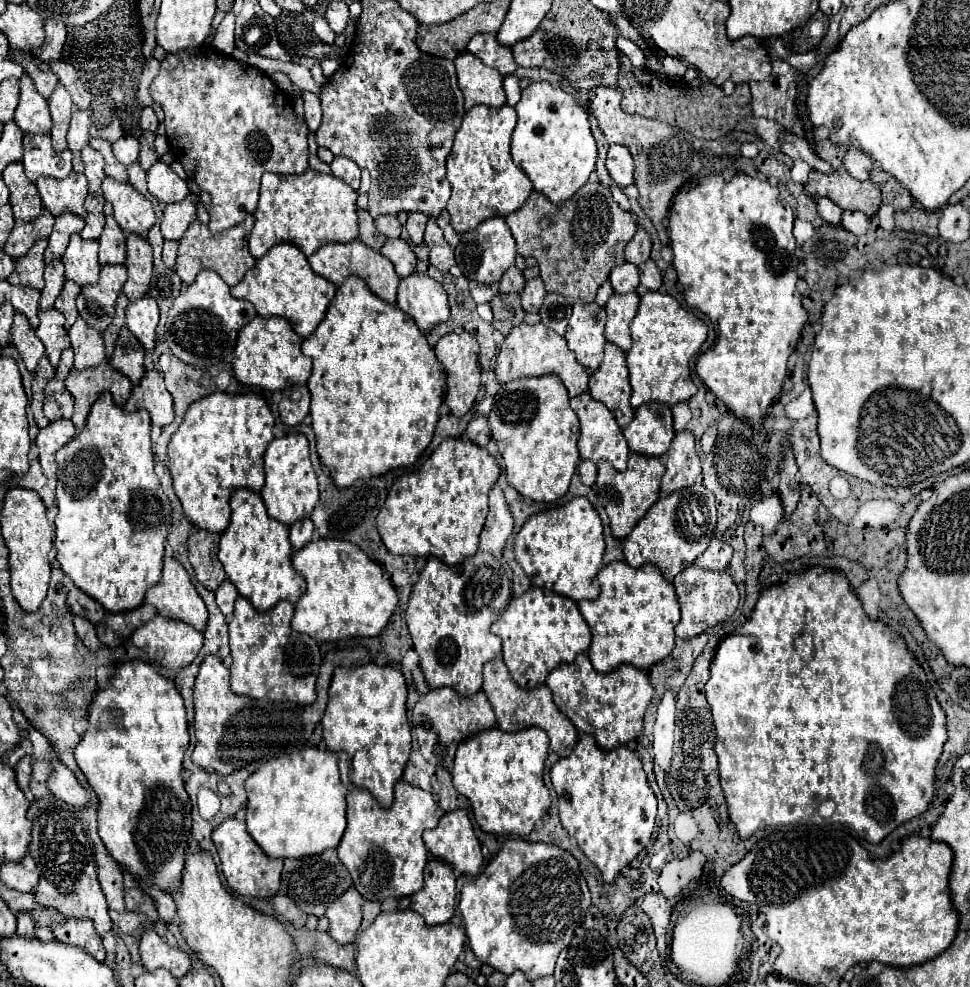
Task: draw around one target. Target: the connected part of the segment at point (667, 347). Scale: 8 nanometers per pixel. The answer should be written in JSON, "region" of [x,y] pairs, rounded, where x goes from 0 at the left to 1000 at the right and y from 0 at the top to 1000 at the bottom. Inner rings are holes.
{"region":[[[668,295],[660,303],[658,319],[649,327],[649,335],[654,350],[647,356],[645,366],[652,390],[652,412],[658,414],[668,406],[695,410],[714,402],[719,392],[711,382],[711,368],[720,362],[722,352],[730,341],[728,329],[715,317],[703,313],[693,299]]]}

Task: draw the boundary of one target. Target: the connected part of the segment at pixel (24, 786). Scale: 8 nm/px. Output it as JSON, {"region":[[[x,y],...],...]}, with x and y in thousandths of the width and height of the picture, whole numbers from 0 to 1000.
{"region":[[[25,765],[19,775],[14,777],[16,779],[16,787],[19,787],[19,795],[21,799],[27,803],[27,807],[33,812],[33,803],[31,803],[31,789],[33,789],[33,767],[31,765]]]}

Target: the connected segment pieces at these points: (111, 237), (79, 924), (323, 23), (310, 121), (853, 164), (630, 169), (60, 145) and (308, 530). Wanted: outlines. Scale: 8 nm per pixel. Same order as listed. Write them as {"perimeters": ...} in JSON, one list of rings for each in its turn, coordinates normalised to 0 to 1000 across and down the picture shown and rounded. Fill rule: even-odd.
{"perimeters":[[[[107,208],[107,218],[109,218],[109,230],[101,242],[103,246],[103,268],[109,266],[128,266],[130,262],[130,242],[126,232],[120,228],[118,220],[115,220],[115,208]]],[[[70,931],[66,937],[56,941],[56,947],[68,957],[78,957],[95,968],[99,974],[107,974],[107,959],[103,947],[97,943],[93,931]]],[[[326,17],[326,21],[324,21],[322,29],[324,29],[324,33],[326,33],[334,44],[344,44],[346,33],[342,33],[342,29],[340,29],[340,25],[338,25],[336,17]]],[[[311,92],[311,100],[313,100],[313,123],[320,133],[328,133],[330,123],[332,123],[330,100],[328,100],[328,96],[324,96],[320,92]]],[[[876,151],[870,157],[870,171],[885,183],[895,183],[901,171],[901,163],[887,151]]],[[[631,147],[627,153],[625,169],[627,169],[631,181],[639,189],[647,189],[654,185],[654,159],[647,155],[647,149]]],[[[58,86],[54,98],[49,100],[52,106],[52,117],[54,117],[54,149],[58,153],[66,153],[68,151],[68,135],[70,135],[70,125],[72,125],[72,117],[74,117],[74,100],[70,96],[70,92],[66,90],[66,86]]],[[[320,526],[305,528],[305,532],[299,532],[299,550],[301,550],[301,554],[305,558],[311,556],[322,546],[322,540],[324,540],[324,532],[322,532]]]]}

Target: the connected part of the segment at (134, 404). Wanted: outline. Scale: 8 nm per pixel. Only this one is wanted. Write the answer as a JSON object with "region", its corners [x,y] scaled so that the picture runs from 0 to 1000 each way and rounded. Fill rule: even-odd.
{"region":[[[155,374],[148,378],[146,386],[136,392],[134,400],[134,414],[153,414],[157,422],[157,431],[169,433],[179,427],[179,414],[177,414],[177,400],[173,398],[169,390],[169,380],[161,374]]]}

